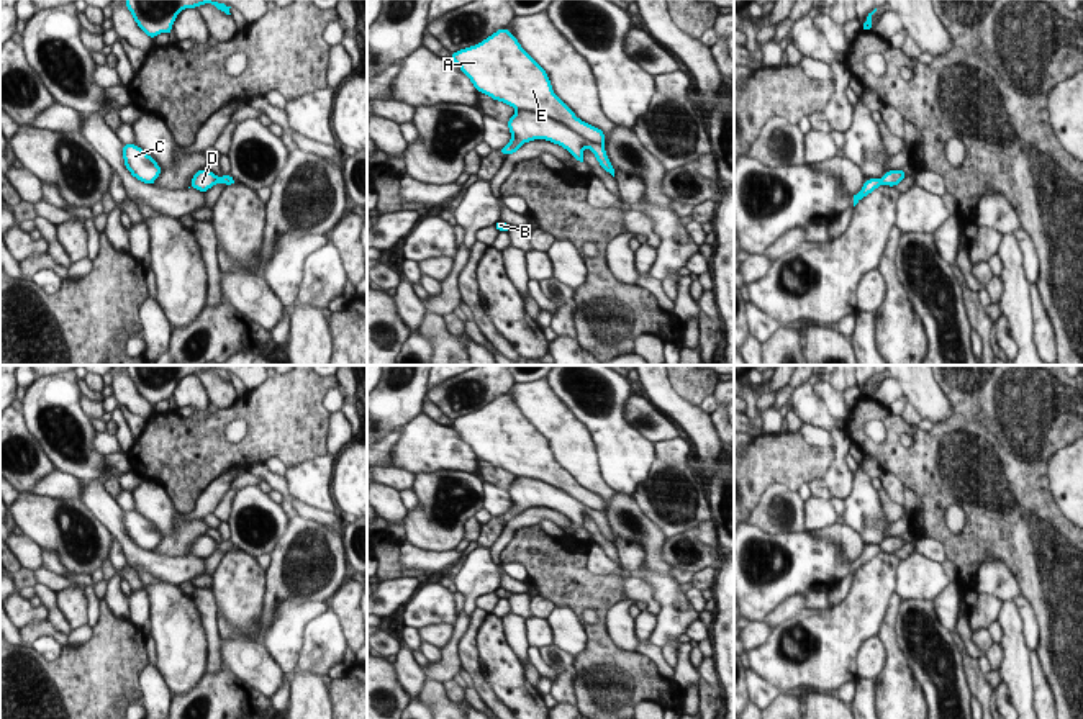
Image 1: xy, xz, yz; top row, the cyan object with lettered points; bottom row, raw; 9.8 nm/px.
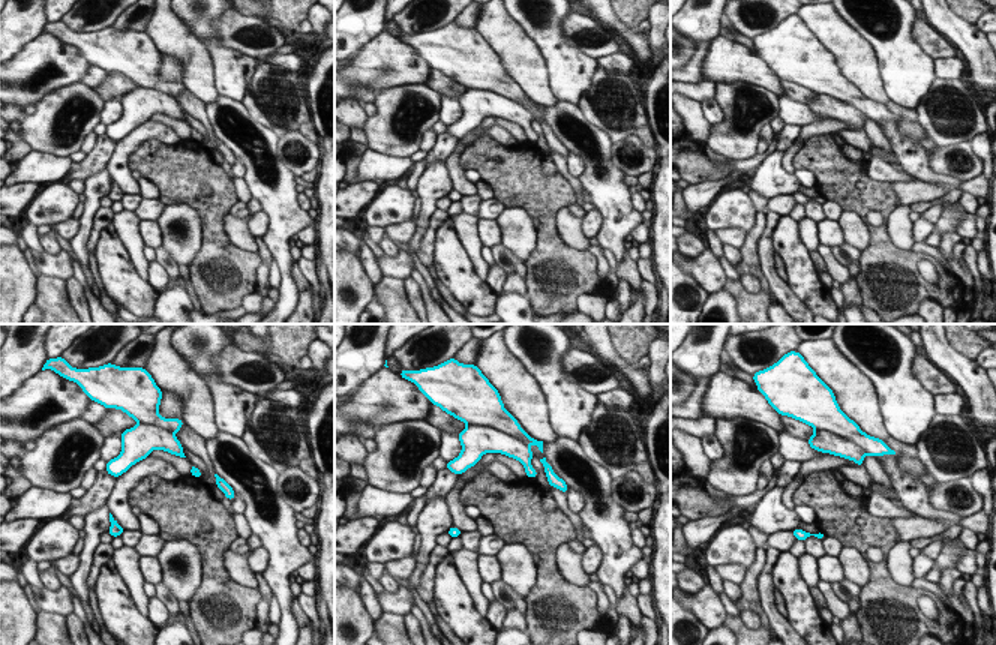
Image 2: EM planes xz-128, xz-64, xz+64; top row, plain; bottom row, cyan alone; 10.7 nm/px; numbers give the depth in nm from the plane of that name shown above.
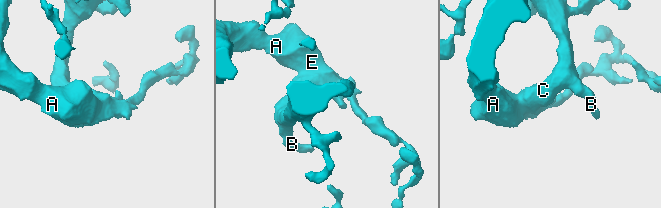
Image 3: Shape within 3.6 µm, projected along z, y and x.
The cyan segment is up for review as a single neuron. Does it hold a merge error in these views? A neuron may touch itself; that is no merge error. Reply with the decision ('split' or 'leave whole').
split

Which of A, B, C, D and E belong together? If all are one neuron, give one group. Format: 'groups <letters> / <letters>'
groups A E / B C D

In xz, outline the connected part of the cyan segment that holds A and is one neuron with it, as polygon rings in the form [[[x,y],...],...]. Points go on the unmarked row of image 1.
[[[501,395],[475,413],[451,419],[452,429],[474,455],[519,478],[532,478],[562,490],[591,513],[606,501],[575,483],[552,455],[547,439],[523,416],[510,396]]]

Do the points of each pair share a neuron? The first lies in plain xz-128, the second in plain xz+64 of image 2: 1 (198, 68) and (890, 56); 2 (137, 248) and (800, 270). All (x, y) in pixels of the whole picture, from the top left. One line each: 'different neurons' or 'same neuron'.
1: different neurons
2: different neurons

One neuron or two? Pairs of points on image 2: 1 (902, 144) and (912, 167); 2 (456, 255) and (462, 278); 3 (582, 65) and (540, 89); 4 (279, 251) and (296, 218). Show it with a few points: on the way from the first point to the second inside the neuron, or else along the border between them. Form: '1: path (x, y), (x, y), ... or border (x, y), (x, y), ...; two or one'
1: path (905, 150), (912, 161); one
2: path (456, 261), (456, 272); one
3: border (539, 50), (545, 62), (549, 92), (557, 99); two
4: path (279, 243), (279, 234), (288, 225); one

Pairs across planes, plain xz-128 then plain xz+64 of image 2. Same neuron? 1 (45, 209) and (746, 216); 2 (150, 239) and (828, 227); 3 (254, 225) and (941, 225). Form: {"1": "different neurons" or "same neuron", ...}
{"1": "same neuron", "2": "same neuron", "3": "different neurons"}

